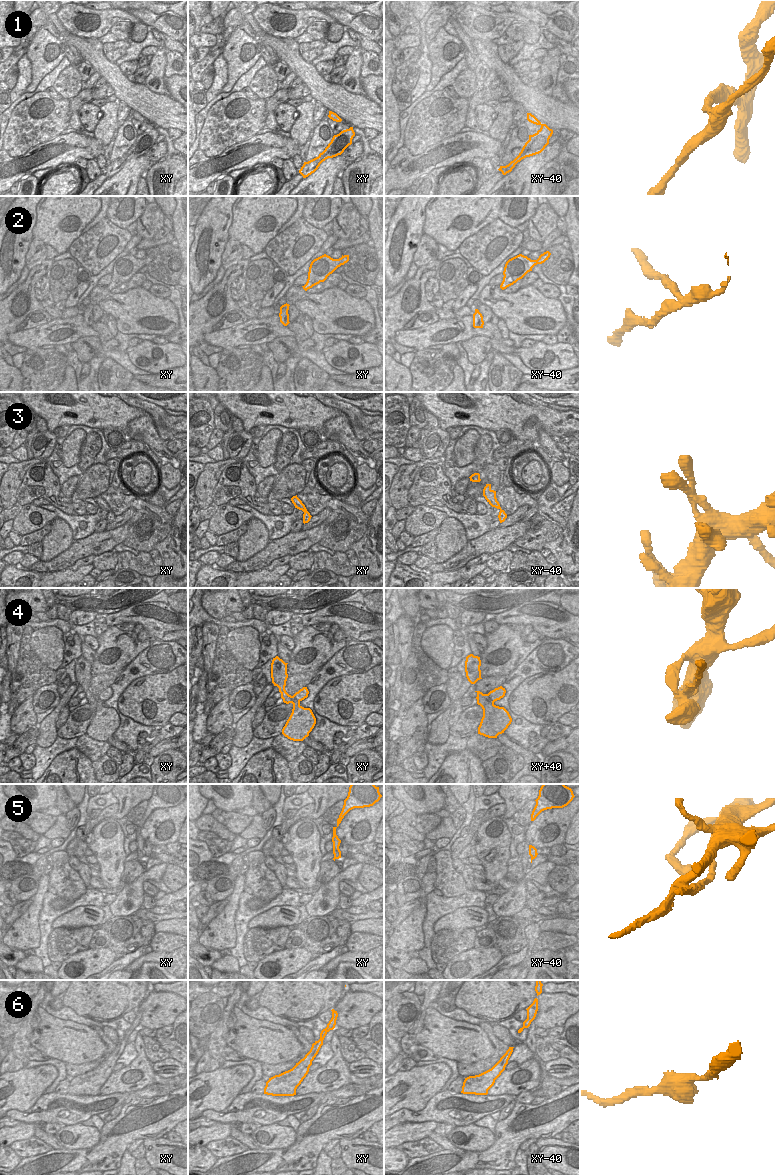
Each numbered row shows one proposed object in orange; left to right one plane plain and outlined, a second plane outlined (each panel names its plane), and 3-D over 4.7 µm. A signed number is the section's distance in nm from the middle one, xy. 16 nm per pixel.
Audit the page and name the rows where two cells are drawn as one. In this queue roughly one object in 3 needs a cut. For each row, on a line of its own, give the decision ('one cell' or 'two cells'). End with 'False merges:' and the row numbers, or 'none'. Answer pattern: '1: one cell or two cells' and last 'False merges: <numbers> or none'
1: two cells
2: two cells
3: one cell
4: one cell
5: two cells
6: one cell
False merges: 1, 2, 5

